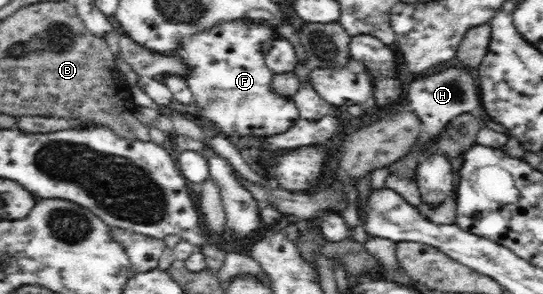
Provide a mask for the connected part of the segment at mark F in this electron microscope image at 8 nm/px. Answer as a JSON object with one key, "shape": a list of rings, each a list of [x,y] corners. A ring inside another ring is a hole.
{"shape":[[[251,20],[221,22],[193,36],[183,36],[174,54],[189,67],[187,76],[181,76],[193,93],[189,111],[208,118],[221,130],[220,135],[231,140],[235,136],[261,138],[288,131],[300,119],[299,109],[291,97],[281,96],[270,87],[274,72],[267,68],[261,51],[263,42],[276,37],[275,28]]]}

